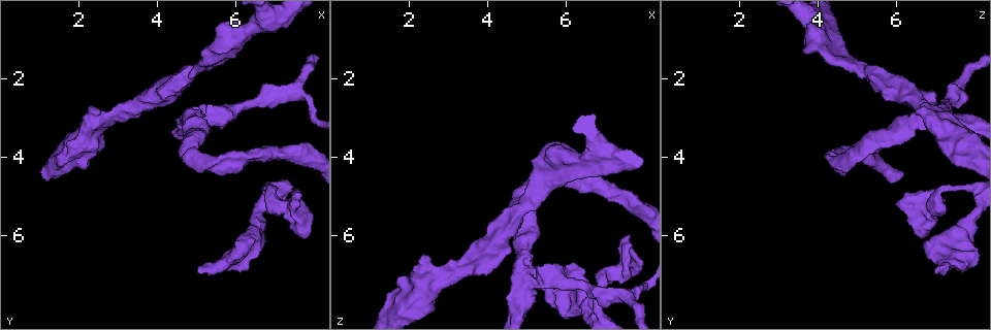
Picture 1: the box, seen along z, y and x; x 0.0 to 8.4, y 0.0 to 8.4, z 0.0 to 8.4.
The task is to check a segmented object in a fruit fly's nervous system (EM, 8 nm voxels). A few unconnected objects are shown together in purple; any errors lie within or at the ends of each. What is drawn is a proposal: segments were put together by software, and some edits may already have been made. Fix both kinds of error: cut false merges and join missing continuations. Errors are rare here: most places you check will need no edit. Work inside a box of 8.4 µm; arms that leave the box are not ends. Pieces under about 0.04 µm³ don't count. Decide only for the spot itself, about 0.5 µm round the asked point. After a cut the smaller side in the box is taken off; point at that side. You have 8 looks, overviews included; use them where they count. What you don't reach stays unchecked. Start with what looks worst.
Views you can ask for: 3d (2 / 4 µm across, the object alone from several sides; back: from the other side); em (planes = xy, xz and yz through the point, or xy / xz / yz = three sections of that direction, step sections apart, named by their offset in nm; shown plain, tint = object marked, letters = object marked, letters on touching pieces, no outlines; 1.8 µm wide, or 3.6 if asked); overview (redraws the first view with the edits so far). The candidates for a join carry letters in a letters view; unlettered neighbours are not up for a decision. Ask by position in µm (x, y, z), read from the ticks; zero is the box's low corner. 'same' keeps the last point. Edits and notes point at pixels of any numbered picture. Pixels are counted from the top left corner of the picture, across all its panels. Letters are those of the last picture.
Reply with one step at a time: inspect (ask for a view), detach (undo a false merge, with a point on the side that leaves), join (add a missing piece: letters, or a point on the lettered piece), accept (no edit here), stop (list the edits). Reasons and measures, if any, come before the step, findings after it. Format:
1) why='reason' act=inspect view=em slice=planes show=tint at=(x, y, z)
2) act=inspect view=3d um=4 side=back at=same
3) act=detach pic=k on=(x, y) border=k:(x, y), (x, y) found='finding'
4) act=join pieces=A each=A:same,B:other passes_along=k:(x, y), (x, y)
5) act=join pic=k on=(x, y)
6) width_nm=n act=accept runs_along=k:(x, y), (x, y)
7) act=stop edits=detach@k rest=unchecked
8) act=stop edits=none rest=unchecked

why='free end' act=inspect view=em slice=yz step=4 show=tint at=(4.95, 6.90, 7.00)

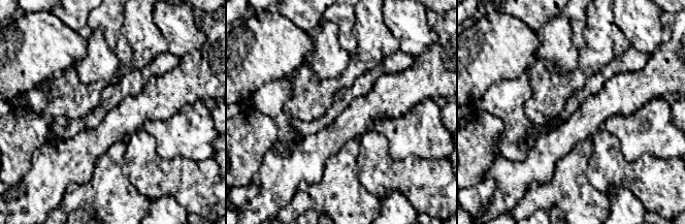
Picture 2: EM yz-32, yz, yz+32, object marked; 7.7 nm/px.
why='another direction' act=inspect view=em slice=planes show=letters at=same

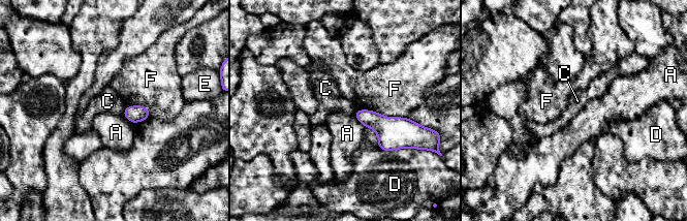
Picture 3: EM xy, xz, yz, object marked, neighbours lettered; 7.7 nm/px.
act=accept each=A:other,C:other,D:other,E:other,F:other border=3:(125, 106), (122, 115) found='none of them fits'

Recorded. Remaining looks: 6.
why='sudden change in width' act=inspect view=em um=3.6 slice=planes show=letters at=(5.10, 1.70, 5.00)

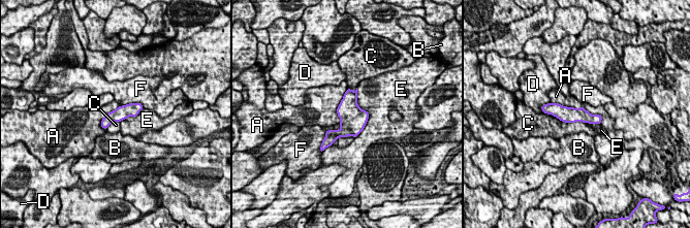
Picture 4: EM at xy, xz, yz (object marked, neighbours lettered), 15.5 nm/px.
longest_contact=E:800nm act=accept each=A:other,B:other,C:other,D:other,E:other,F:other runs_along=4:(550, 108), (598, 121) found='all the same neuron'

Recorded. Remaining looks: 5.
why='free end' act=inspect view=em slice=yz step=8 show=tint at=(7.55, 5.20, 6.05)

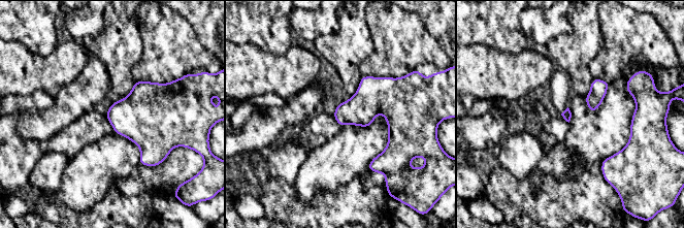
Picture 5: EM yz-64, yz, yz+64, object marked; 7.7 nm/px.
act=inspect view=em slice=planes show=tint at=same

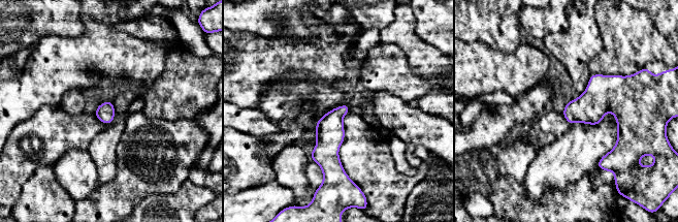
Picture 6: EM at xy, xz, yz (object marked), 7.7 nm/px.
act=inspect view=em slice=planes show=letters at=same

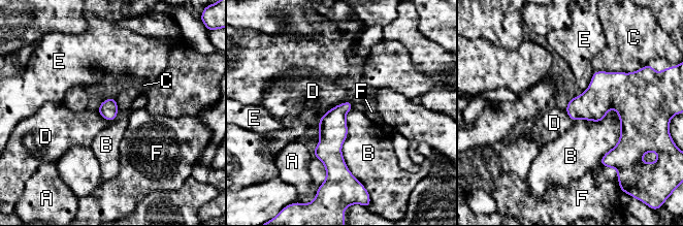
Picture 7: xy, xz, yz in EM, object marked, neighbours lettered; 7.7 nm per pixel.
act=accept each=A:other,B:other,C:other,D:other,E:other,F:other border=7:(613, 107), (619, 140), (598, 164) found='none of them fits'

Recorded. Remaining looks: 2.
act=inspect view=3d um=4 side=back at=(6.50, 6.05, 7.65)

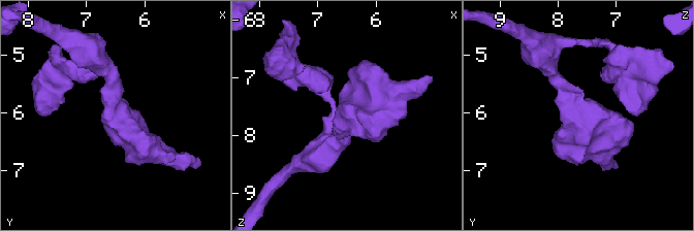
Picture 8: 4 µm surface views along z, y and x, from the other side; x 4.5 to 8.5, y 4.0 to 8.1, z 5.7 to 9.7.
arms=3 arm_widths_nm=220,340,360 why='shape alone is not enough' act=inspect view=em um=3.6 slice=planes show=letters at=(6.45, 6.00, 7.65)

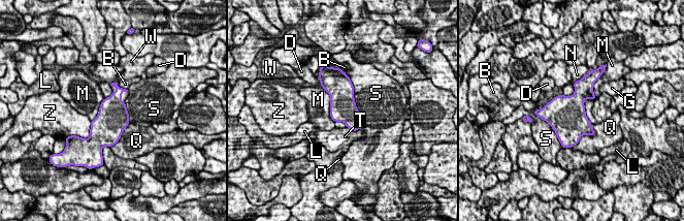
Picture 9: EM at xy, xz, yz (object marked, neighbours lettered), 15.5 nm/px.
act=accept each=B:other,D:other,G:other,L:other,M:other,N:other,Q:other,S:other,T:other,W:other,Z:other border=9:(347, 75), (360, 118) found='all the same neuron'

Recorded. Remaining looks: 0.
act=stop edits=none rest=unchecked

